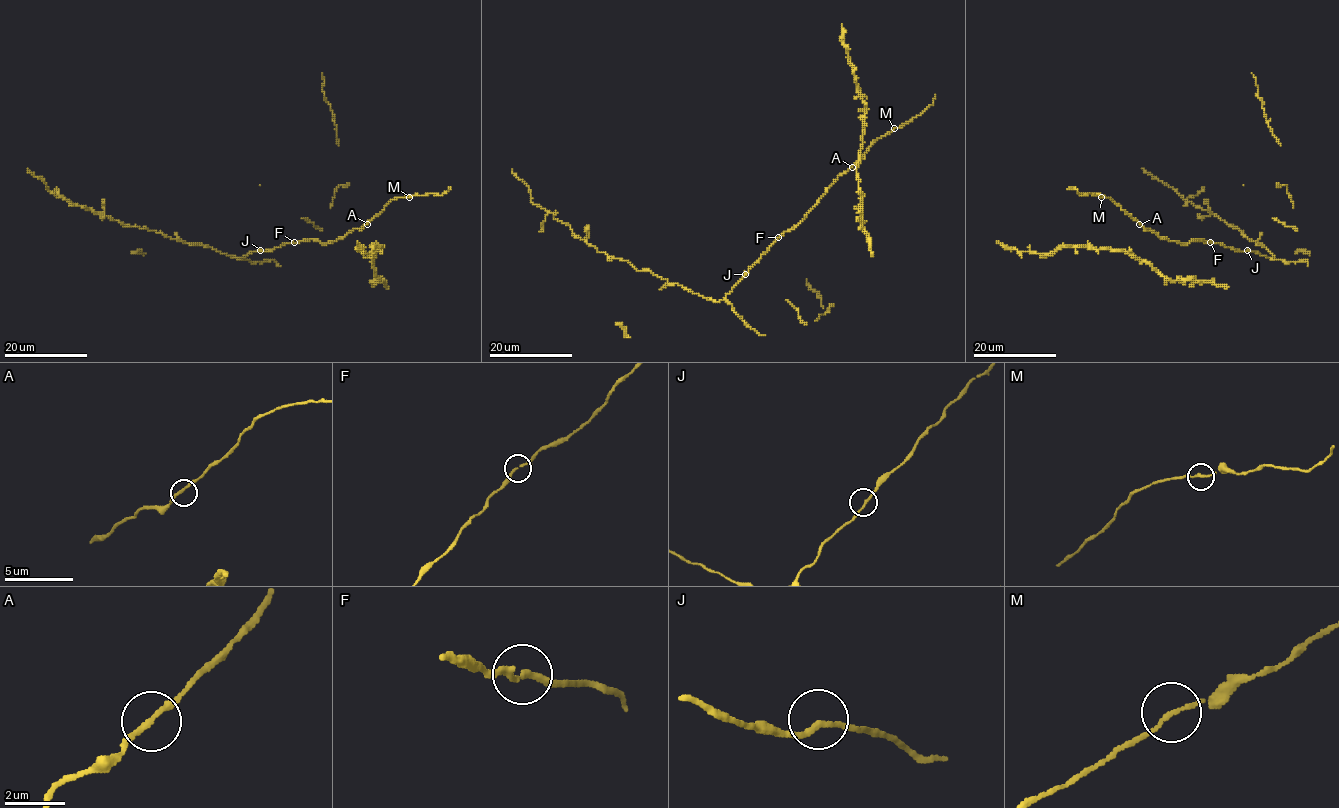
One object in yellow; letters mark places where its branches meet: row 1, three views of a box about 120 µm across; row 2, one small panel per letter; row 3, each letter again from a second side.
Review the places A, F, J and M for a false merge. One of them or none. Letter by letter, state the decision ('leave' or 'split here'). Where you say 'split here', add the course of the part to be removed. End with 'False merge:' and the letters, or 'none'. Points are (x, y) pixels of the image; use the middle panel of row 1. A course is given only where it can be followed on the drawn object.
A: leave
F: leave
J: leave
M: leave
False merge: none

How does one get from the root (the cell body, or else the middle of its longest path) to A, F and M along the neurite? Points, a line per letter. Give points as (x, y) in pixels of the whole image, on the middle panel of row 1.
A: (748, 270), (778, 237), (801, 221), (837, 177), (852, 167)
F: (748, 270), (778, 237)
M: (748, 270), (778, 237), (801, 221), (839, 175), (844, 174), (876, 140), (894, 128)

